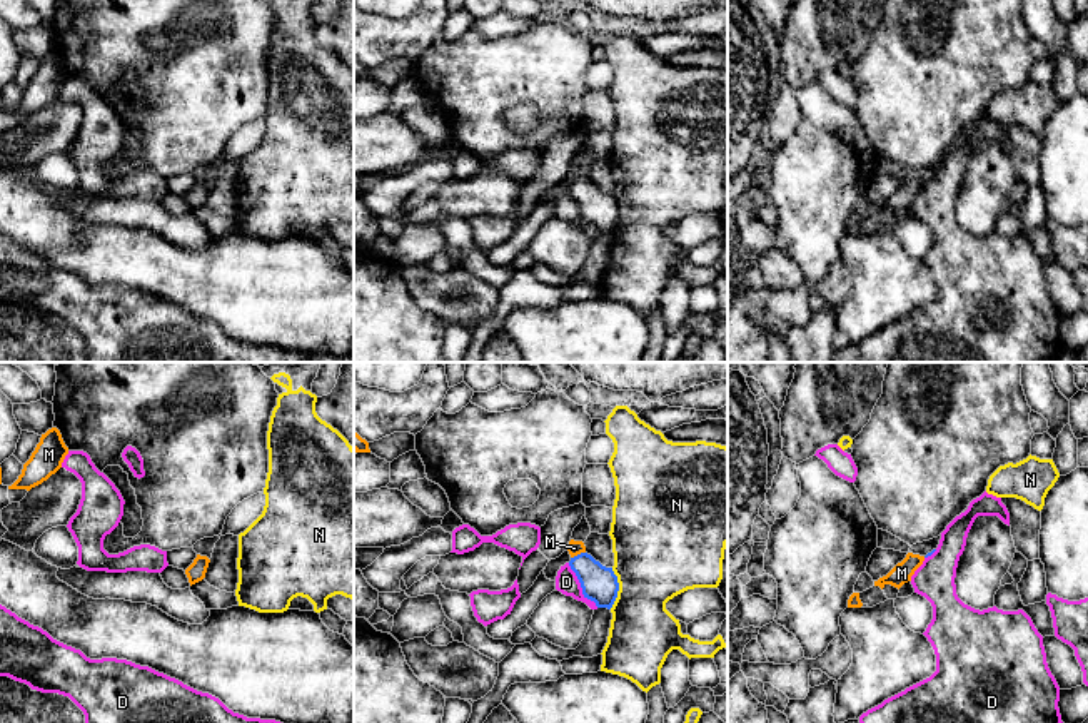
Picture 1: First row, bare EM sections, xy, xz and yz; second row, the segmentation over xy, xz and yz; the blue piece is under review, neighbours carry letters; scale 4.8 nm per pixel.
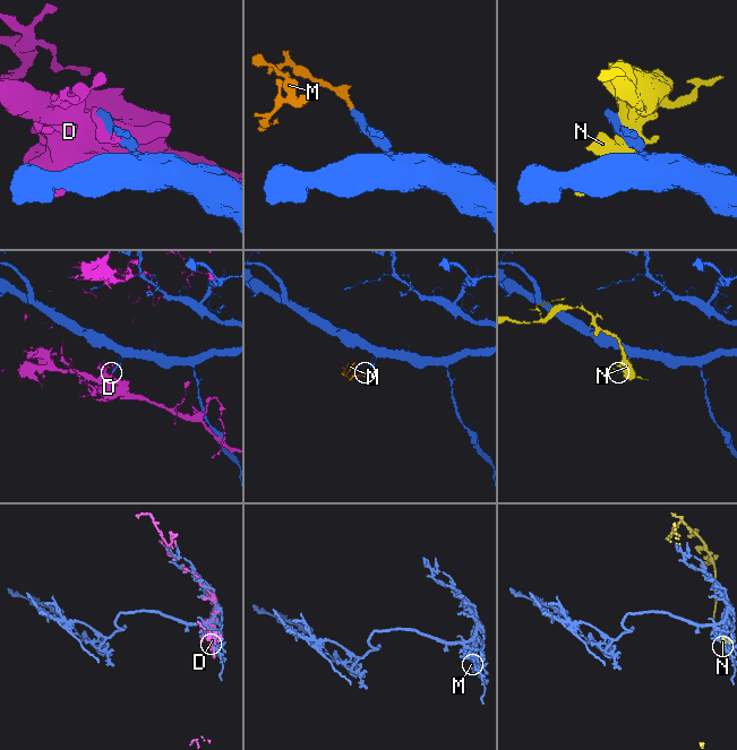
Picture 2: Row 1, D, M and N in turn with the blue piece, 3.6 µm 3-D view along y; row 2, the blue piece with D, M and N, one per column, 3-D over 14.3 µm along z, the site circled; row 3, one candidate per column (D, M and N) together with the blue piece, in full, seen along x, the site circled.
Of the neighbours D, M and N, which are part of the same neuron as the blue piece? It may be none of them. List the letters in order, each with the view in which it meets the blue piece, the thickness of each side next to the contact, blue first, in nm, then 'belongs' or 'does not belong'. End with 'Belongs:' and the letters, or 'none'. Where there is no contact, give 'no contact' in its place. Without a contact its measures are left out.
D: xz | 170/110 nm | does not belong
M: xz | 170/70 nm | belongs
N: xz | 170/420 nm | does not belong
Belongs: M

